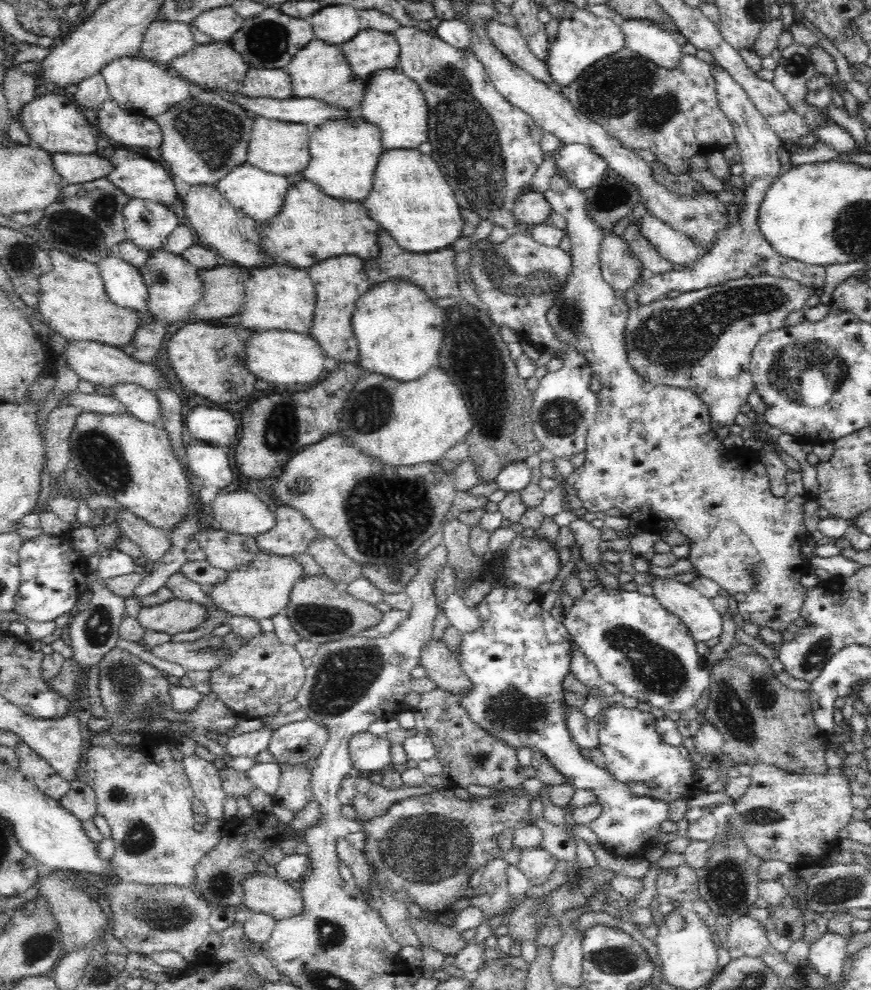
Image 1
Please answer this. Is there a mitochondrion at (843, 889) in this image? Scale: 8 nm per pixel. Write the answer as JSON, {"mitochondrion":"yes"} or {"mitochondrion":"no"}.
{"mitochondrion":"yes"}

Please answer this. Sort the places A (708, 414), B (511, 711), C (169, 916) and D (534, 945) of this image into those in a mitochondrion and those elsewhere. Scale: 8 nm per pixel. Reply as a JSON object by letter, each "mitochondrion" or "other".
{"A":"other","B":"mitochondrion","C":"mitochondrion","D":"other"}

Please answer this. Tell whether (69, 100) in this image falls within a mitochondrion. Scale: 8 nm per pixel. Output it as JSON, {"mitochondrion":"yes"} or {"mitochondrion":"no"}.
{"mitochondrion":"no"}

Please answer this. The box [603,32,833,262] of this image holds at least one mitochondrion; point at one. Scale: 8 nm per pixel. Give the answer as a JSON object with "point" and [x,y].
{"point":[799,64]}

